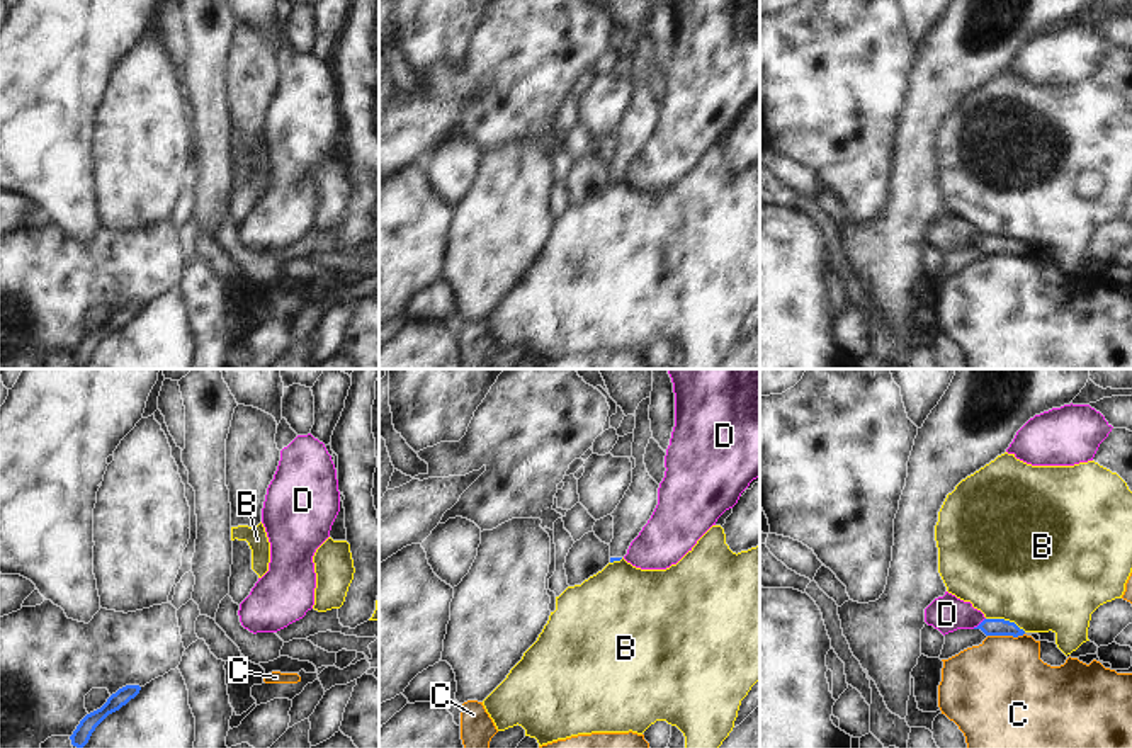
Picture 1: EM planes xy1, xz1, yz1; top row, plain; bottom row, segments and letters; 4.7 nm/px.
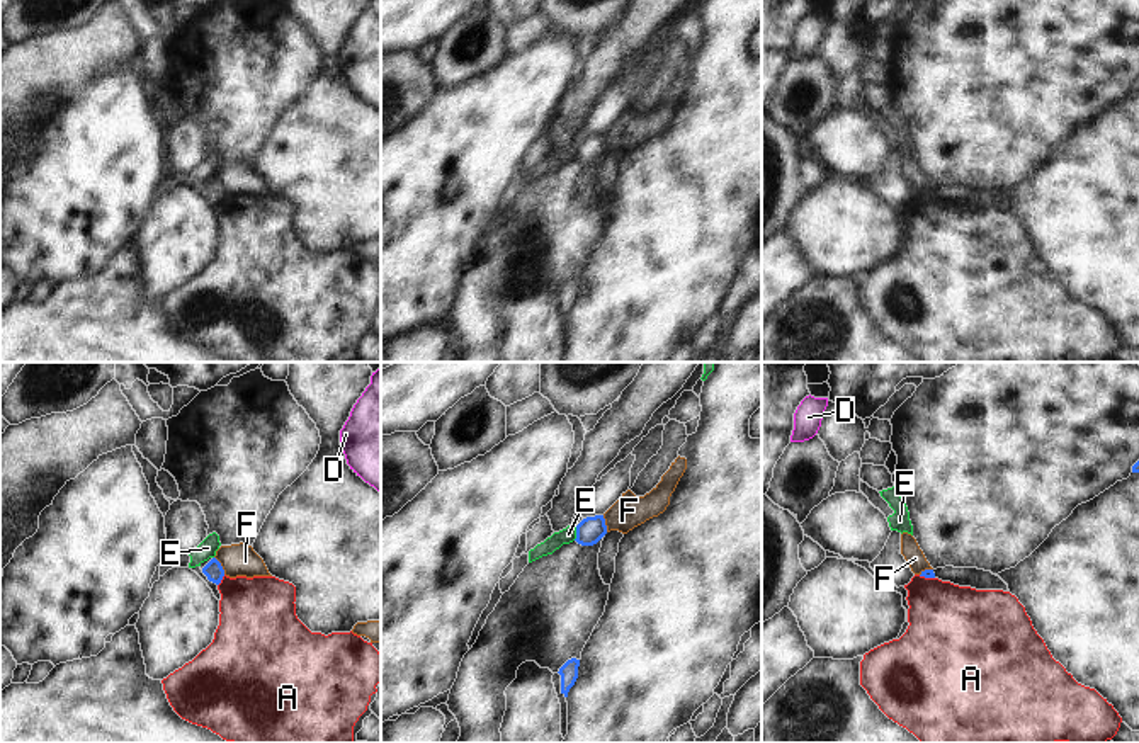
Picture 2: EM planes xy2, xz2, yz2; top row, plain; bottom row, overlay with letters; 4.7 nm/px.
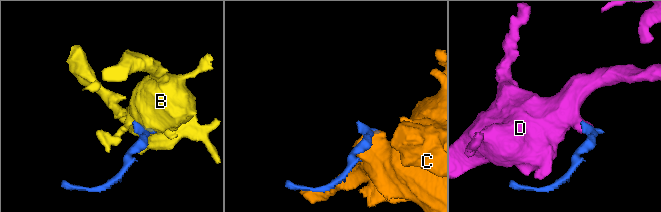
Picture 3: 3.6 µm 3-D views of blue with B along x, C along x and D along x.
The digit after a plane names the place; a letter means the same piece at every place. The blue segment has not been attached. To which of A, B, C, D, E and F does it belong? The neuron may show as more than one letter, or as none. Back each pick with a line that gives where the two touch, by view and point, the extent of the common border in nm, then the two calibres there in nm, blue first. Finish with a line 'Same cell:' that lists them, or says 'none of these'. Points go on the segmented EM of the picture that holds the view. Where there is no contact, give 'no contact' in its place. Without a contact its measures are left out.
Same cell: none of these

